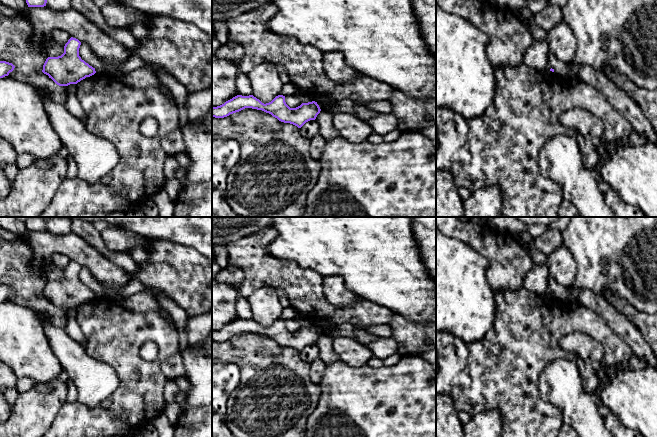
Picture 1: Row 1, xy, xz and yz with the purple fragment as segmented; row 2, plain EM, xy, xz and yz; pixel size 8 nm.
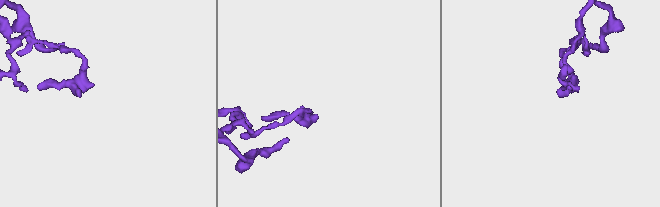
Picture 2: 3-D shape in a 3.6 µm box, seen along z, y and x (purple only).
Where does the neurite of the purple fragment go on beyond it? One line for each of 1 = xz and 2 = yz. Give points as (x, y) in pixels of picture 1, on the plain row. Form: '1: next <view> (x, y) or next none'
1: next none
2: next none

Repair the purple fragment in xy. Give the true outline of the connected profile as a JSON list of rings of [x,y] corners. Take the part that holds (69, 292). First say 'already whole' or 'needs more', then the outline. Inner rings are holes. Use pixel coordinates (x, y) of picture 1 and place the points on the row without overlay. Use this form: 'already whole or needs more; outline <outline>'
already whole; outline [[[71,261],[65,268],[61,280],[46,283],[42,296],[59,310],[77,308],[86,301],[94,299],[95,292],[79,280],[80,269],[78,263]]]

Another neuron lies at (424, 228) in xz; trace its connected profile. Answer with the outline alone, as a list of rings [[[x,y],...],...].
[[[412,217],[412,230],[421,261],[436,283],[436,217]]]

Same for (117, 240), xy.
[[[108,226],[100,234],[107,250],[113,254],[129,254],[136,246],[146,247],[150,240],[128,230],[111,226]]]

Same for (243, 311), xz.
[[[237,290],[237,301],[236,301],[236,314],[239,319],[249,320],[252,319],[252,311],[247,301],[247,297],[241,295]]]

